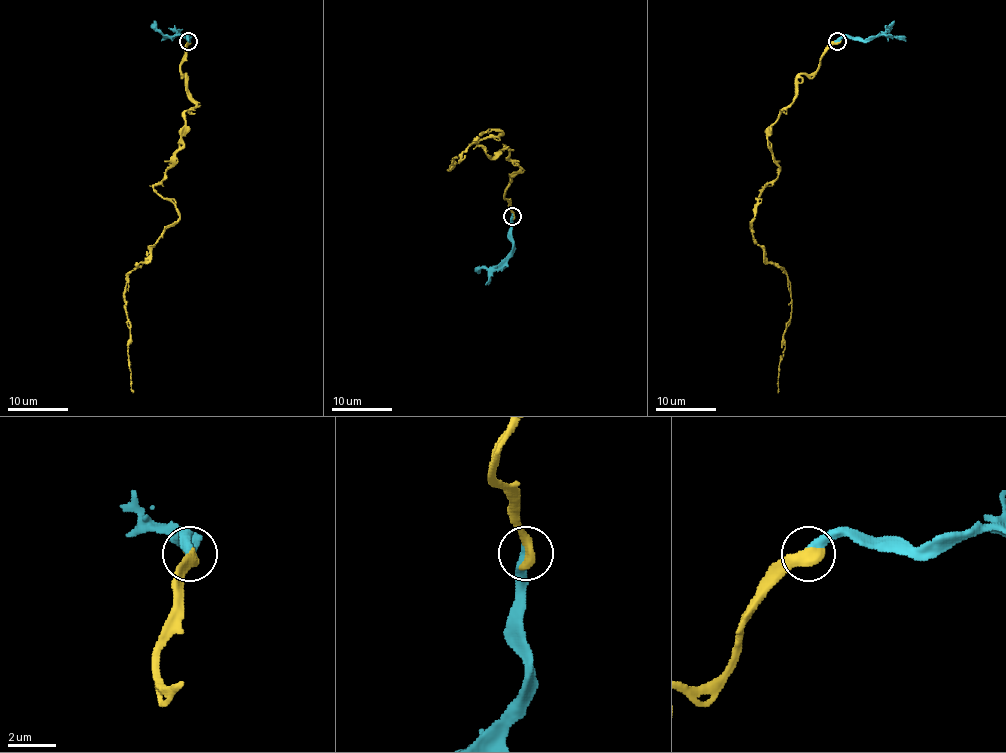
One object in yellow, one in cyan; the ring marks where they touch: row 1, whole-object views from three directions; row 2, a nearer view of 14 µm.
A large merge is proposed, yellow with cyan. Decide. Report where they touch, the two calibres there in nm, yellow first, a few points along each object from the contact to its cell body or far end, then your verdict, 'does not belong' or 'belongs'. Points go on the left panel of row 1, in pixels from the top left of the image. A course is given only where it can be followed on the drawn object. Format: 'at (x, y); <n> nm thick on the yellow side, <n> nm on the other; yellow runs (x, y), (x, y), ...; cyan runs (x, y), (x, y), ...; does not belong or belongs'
at (188, 41); 550 nm thick on the yellow side, 400 nm on the other; yellow runs (189, 41), (181, 73), (195, 106), (154, 187), (178, 219), (124, 294), (133, 392); cyan runs (189, 41), (187, 37), (189, 40), (181, 35), (165, 35), (154, 20); belongs

